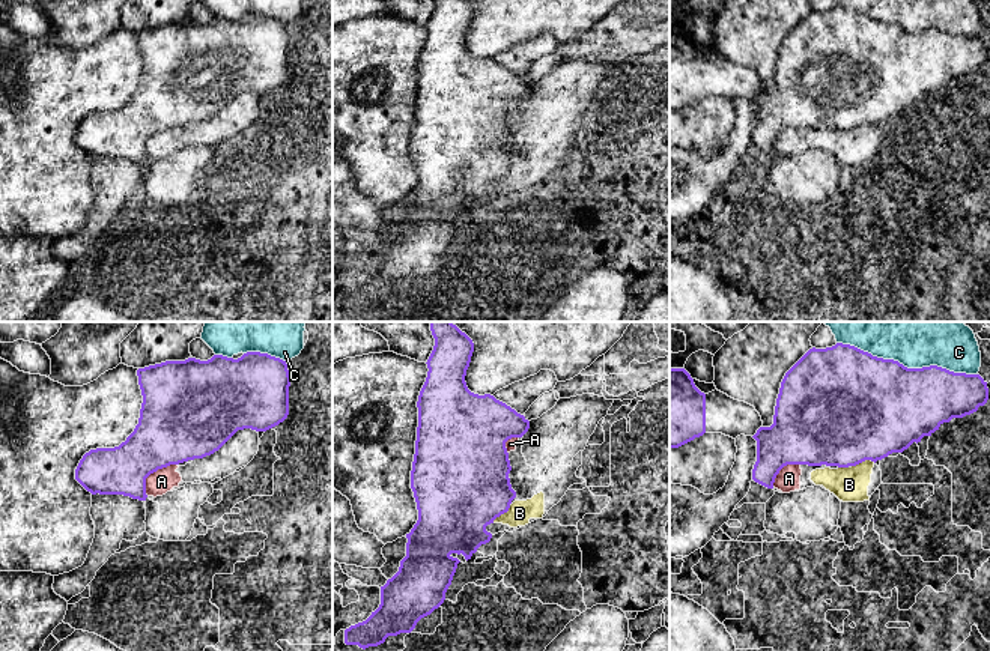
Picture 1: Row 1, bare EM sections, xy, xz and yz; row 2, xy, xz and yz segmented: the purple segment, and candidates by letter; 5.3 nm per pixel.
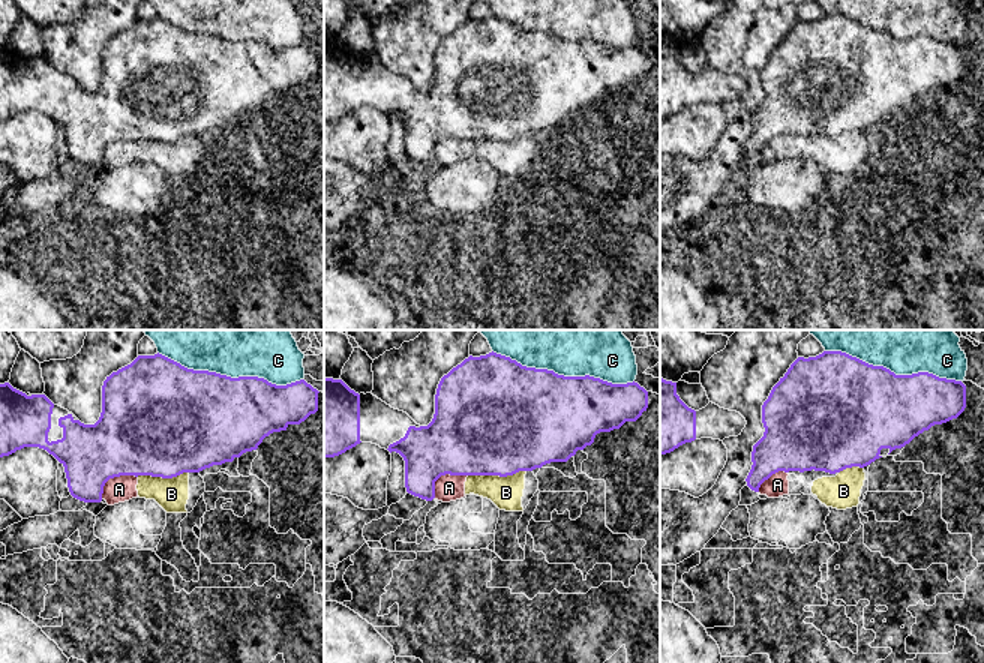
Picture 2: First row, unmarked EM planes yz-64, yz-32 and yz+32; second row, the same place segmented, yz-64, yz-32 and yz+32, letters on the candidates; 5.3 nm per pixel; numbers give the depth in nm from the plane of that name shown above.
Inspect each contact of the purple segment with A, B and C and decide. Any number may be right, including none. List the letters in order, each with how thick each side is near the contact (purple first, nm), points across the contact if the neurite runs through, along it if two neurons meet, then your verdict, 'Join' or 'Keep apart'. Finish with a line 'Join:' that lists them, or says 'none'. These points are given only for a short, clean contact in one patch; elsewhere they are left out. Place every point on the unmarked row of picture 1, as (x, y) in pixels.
A: Thickness 380 nm (purple) against 130 nm. Keep apart
B: Thickness 500 nm (purple) against 190 nm. Keep apart
C: Thickness 500 nm (purple) against 180 nm. Keep apart
Join: none

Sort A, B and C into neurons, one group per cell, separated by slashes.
A B / C

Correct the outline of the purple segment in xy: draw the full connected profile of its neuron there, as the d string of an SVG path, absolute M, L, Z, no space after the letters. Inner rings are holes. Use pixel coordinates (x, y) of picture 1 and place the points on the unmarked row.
M268 17L166 24L138 32L137 39L143 66L134 95L119 110L90 113L75 132L75 143L92 158L146 164L146 141L158 132L211 119L238 93L266 95L289 78L287 27Z

